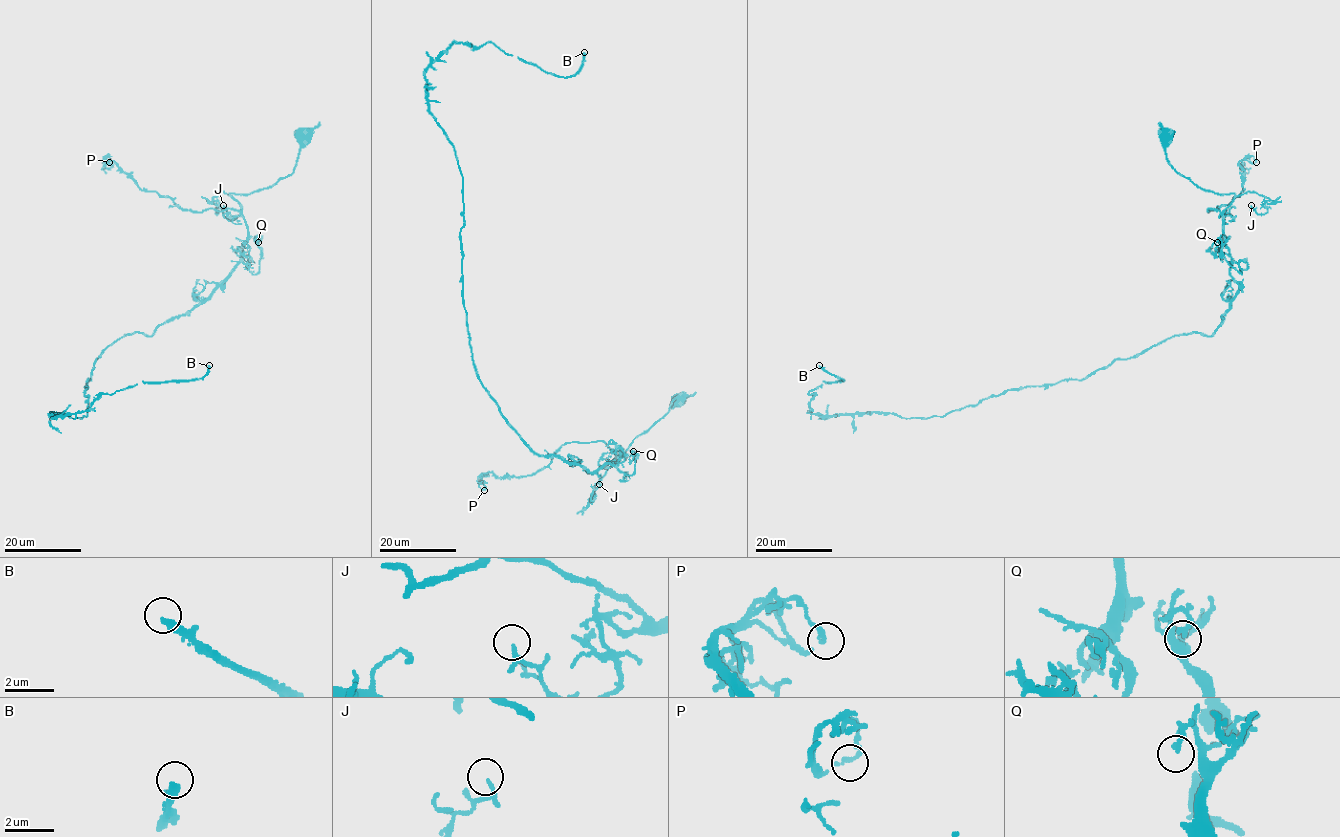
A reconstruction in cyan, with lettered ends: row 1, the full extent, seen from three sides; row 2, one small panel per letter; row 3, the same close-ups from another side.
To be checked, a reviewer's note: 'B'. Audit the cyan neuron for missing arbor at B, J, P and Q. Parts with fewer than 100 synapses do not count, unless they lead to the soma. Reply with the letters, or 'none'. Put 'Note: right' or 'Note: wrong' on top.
Note: right
B

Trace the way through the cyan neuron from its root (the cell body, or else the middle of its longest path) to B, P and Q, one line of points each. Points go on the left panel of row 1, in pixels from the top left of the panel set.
B: (302, 136), (290, 174), (230, 193), (235, 270), (110, 344), (86, 416), (49, 414), (209, 365)
P: (302, 136), (290, 174), (264, 189), (230, 193), (239, 212), (183, 210), (142, 191), (109, 155), (109, 162)
Q: (302, 136), (290, 174), (264, 189), (230, 193), (247, 229), (241, 261), (254, 275), (261, 257), (258, 242)

